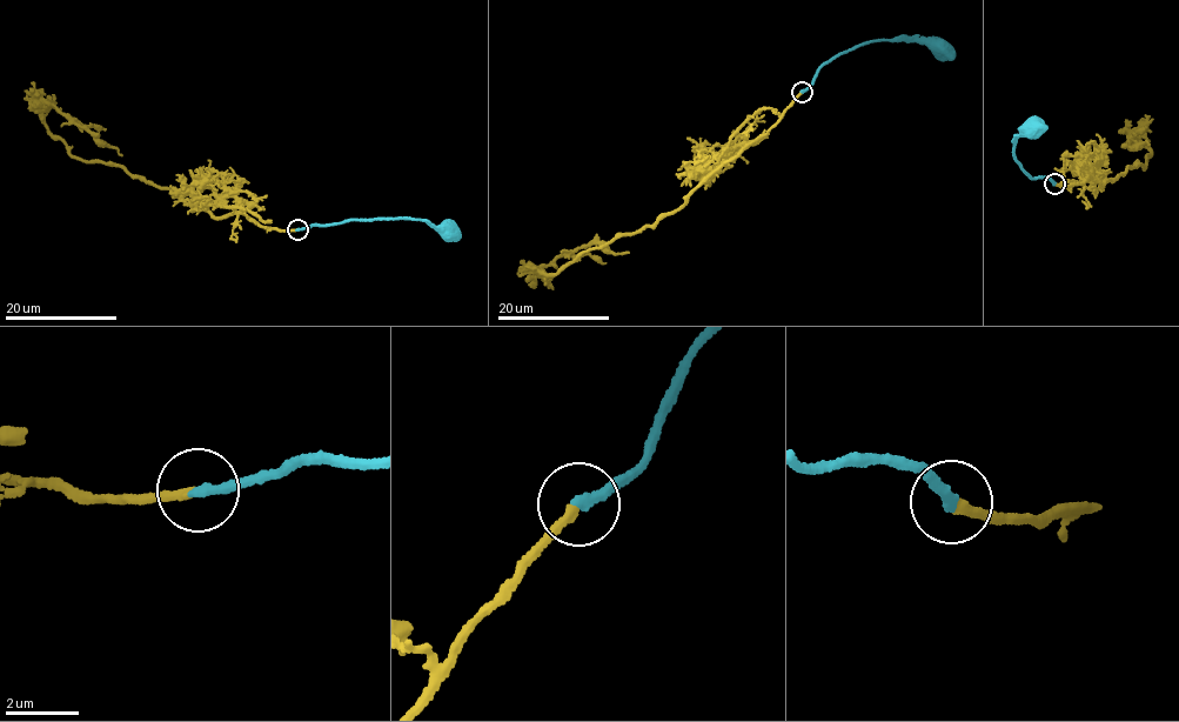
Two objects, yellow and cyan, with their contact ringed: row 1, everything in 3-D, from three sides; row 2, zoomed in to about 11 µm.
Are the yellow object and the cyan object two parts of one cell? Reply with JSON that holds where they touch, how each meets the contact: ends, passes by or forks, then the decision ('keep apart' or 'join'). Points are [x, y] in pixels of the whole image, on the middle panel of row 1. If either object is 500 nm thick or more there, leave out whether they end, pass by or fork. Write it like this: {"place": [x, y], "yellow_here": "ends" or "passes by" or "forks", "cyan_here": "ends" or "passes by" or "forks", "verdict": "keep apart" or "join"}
{"place": [802, 92], "yellow_here": "ends", "cyan_here": "ends", "verdict": "join"}

